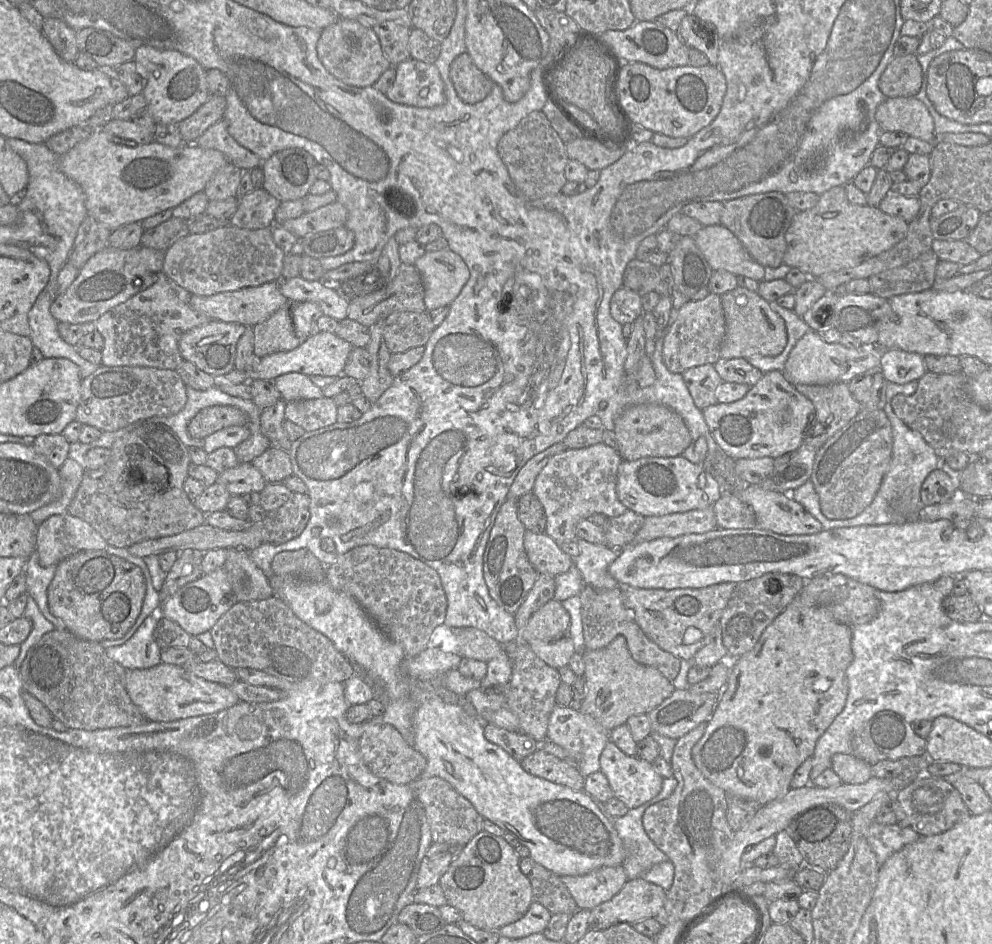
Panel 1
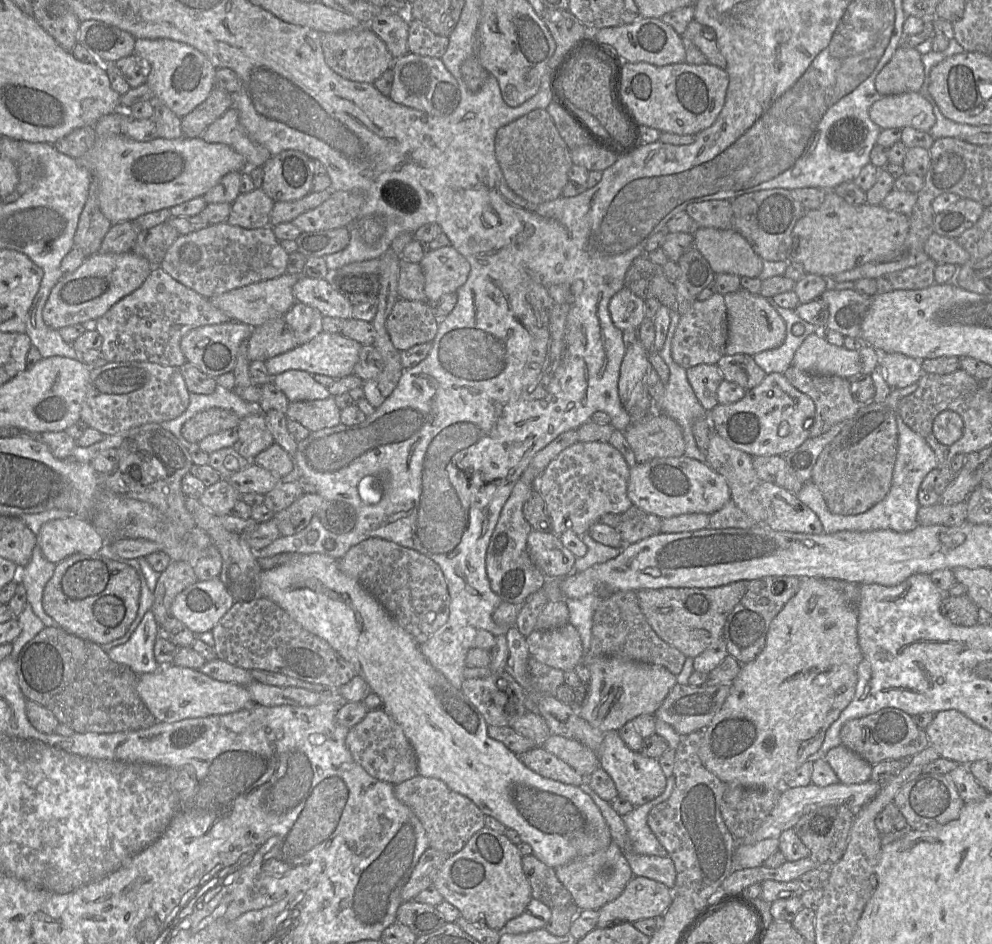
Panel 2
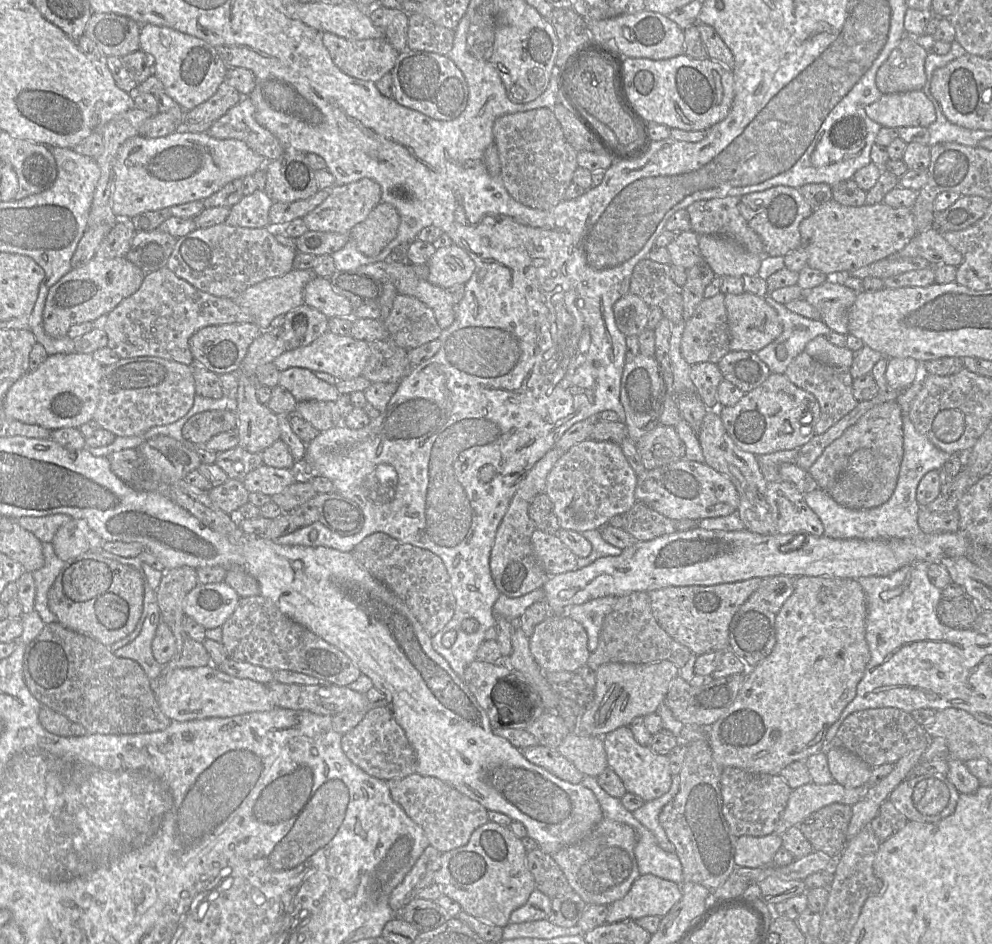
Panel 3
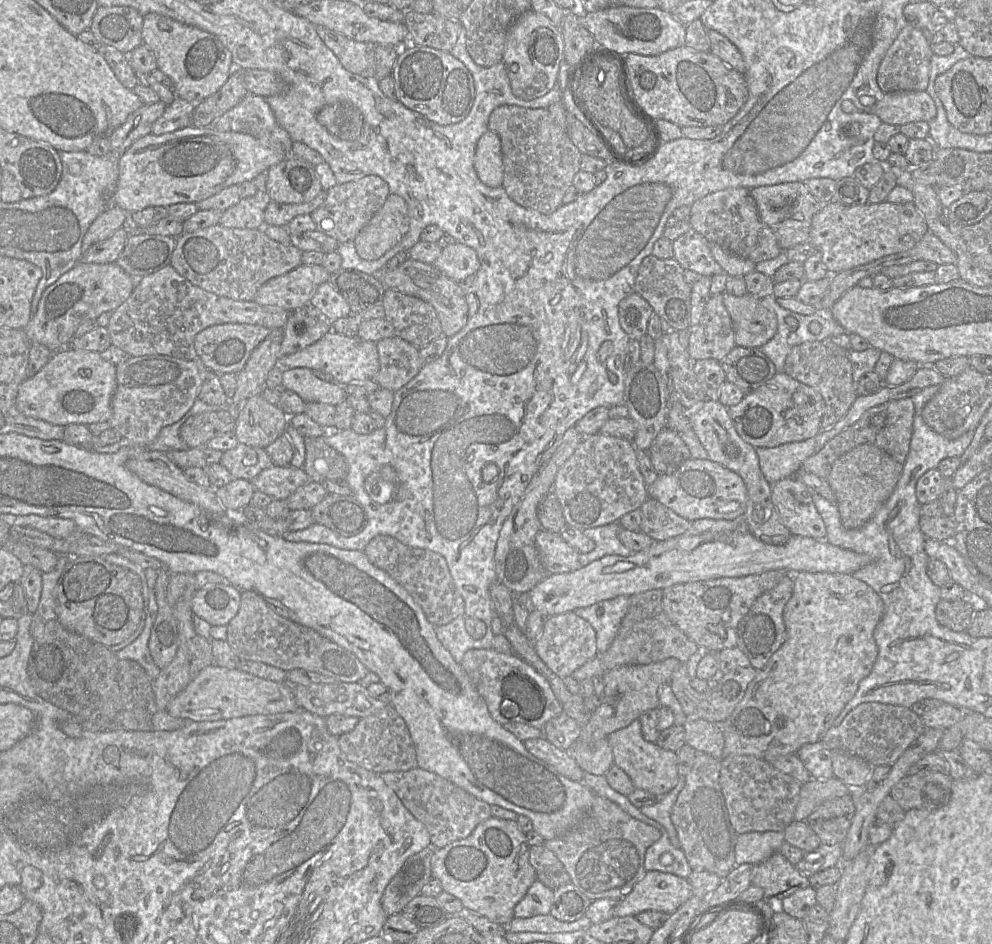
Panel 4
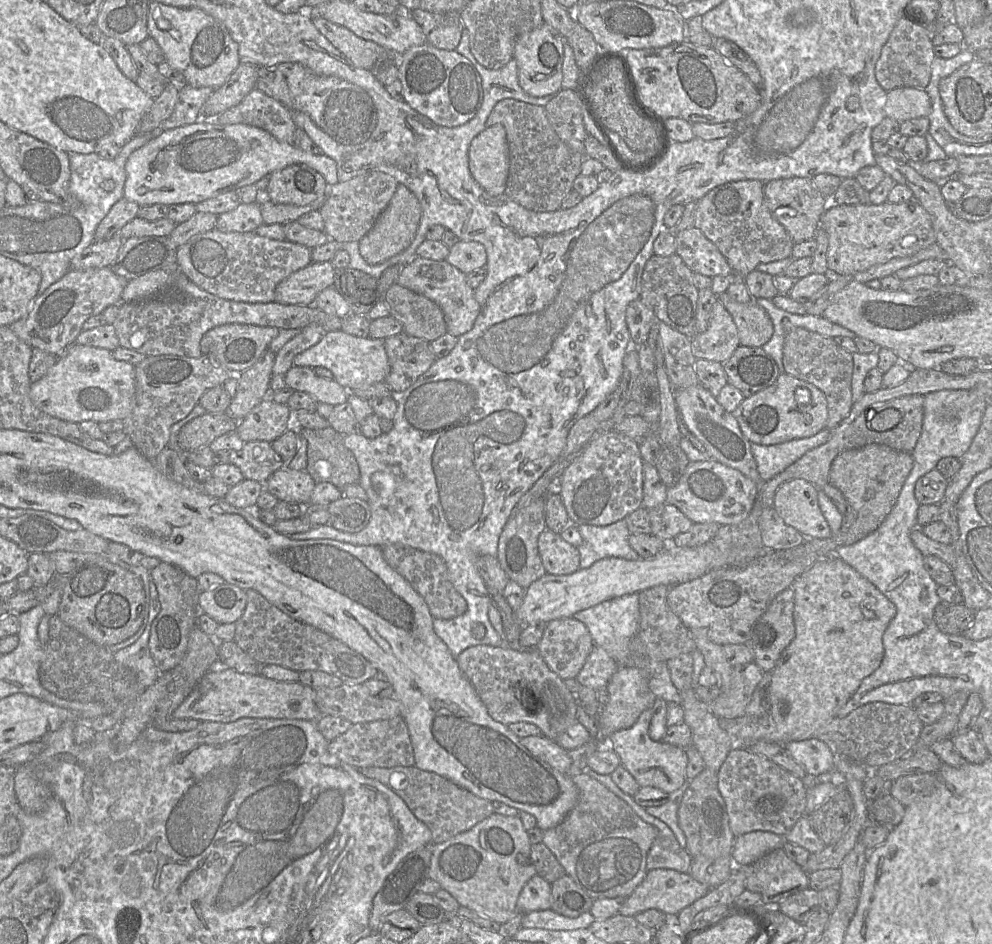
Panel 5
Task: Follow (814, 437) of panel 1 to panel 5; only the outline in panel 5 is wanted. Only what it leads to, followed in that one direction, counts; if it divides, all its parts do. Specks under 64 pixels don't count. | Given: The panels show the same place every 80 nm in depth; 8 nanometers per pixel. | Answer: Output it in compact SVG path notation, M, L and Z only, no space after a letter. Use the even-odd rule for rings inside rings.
M783 318L785 330L783 345L783 364L785 372L809 382L825 395L828 407L826 429L834 429L850 413L854 404L852 399L853 355L841 347L834 338L797 327L789 319Z

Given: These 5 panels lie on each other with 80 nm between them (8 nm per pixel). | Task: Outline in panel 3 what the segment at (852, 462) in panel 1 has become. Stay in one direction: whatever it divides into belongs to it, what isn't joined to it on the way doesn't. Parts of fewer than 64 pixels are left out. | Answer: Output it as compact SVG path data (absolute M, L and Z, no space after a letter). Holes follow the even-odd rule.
M896 401L885 402L869 409L855 424L847 428L839 438L824 449L808 472L819 488L828 492L838 475L847 466L849 457L861 448L870 450L877 462L877 476L862 507L862 509L871 509L886 503L897 485L903 458L903 421L902 409Z

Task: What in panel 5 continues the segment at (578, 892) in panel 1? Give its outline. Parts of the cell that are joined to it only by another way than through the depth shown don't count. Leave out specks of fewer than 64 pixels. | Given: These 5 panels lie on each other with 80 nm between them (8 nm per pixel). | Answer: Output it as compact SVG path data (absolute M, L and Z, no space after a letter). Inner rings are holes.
M587 771L571 778L578 789L578 801L560 824L544 831L542 843L555 855L566 874L592 899L627 897L648 872L647 855L657 836L657 829L643 821L624 800Z

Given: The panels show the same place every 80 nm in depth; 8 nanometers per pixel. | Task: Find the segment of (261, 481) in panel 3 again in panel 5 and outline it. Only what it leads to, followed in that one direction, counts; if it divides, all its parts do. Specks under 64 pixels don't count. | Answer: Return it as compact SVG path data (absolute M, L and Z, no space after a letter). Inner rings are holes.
M288 466L275 471L264 483L265 490L279 501L309 504L316 482L304 470L293 470Z

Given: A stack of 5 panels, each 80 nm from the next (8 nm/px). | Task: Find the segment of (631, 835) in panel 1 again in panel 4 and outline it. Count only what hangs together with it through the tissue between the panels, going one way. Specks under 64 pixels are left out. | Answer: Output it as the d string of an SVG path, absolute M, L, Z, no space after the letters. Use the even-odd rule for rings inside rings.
M680 776L677 785L669 793L659 798L658 802L654 805L640 808L640 811L645 816L657 821L666 829L670 843L677 849L681 848L681 844L678 839L676 829L671 821L670 813L679 793L684 788L684 785L685 777Z

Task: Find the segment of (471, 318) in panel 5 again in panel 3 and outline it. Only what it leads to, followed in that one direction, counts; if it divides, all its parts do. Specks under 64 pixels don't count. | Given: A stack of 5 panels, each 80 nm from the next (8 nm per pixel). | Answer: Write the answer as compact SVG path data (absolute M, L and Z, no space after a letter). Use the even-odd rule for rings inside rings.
M386 259L347 271L372 276L382 283L391 282L399 294L417 298L432 309L441 330L447 329L455 320L455 306L449 301L446 289L419 278L409 262Z

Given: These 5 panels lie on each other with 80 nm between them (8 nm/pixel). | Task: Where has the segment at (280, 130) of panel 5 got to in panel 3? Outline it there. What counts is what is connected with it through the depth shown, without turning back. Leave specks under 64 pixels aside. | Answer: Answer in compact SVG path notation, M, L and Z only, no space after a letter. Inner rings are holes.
M248 96L231 107L206 132L218 139L243 141L266 162L280 158L286 151L280 141L256 121L255 106Z

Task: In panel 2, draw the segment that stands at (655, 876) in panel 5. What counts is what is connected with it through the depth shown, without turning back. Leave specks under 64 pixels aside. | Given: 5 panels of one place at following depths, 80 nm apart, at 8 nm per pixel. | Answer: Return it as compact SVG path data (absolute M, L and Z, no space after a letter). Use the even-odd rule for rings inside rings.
M634 876L623 892L600 909L598 928L641 919L660 918L671 905L674 893L663 883Z

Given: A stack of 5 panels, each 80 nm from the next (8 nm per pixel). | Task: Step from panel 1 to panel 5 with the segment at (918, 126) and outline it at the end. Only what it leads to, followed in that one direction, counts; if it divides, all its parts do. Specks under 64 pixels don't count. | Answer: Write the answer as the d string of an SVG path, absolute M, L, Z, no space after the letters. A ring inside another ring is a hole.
M901 87L887 93L884 106L886 117L898 123L921 117L928 117L931 112L929 95L923 89Z

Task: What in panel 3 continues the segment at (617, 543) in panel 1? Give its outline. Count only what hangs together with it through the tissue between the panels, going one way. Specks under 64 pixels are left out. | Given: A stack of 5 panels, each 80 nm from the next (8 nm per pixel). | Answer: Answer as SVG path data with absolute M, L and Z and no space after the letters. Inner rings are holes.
M636 502L626 512L623 527L637 541L649 541L676 531L675 521L658 513L642 502Z

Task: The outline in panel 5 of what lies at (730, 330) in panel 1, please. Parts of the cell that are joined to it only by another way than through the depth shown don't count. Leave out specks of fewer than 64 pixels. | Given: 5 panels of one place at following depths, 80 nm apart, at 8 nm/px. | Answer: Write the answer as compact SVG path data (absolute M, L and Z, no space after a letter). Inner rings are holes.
M727 292L717 296L736 324L740 345L762 347L771 339L774 333L773 322L766 310L754 299L748 303L740 303Z

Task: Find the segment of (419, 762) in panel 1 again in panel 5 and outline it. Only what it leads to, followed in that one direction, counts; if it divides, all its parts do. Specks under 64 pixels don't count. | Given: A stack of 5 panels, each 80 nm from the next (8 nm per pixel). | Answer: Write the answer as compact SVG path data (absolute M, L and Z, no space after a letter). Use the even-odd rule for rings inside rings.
M401 716L387 720L355 723L328 744L330 754L354 768L415 765L414 750L407 724Z

